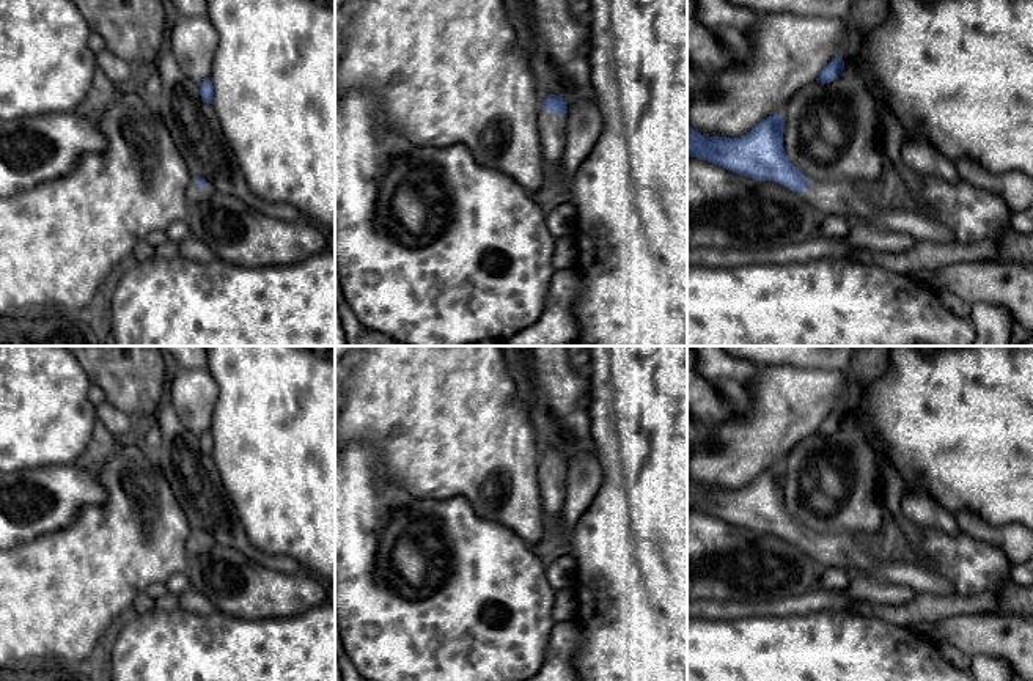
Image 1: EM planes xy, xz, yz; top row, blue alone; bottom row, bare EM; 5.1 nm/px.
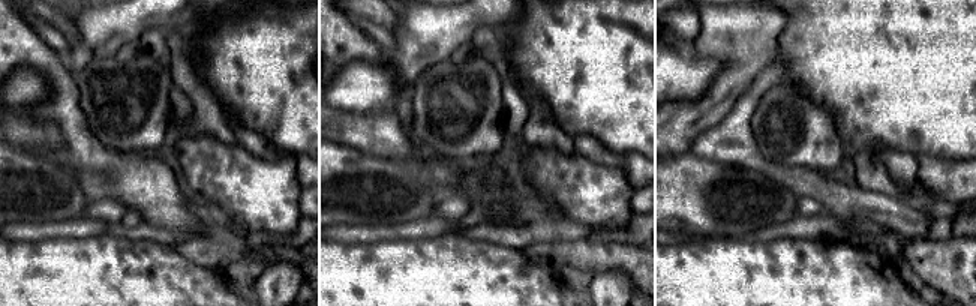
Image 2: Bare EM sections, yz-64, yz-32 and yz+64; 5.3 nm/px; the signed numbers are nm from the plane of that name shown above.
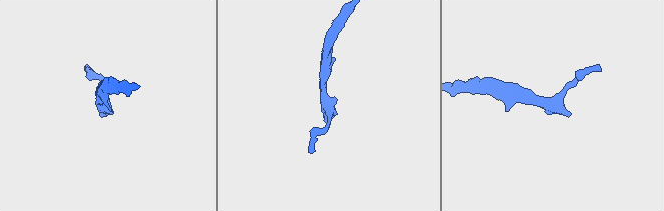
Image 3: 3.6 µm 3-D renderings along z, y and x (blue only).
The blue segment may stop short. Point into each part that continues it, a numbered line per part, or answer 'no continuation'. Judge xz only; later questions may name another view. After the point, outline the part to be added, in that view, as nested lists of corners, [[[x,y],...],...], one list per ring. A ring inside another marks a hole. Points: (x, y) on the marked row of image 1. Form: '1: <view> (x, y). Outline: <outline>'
1: xz (551, 126). Outline: [[[539,110],[539,137],[542,145],[542,160],[547,170],[557,168],[564,151],[566,115],[553,115]]]

